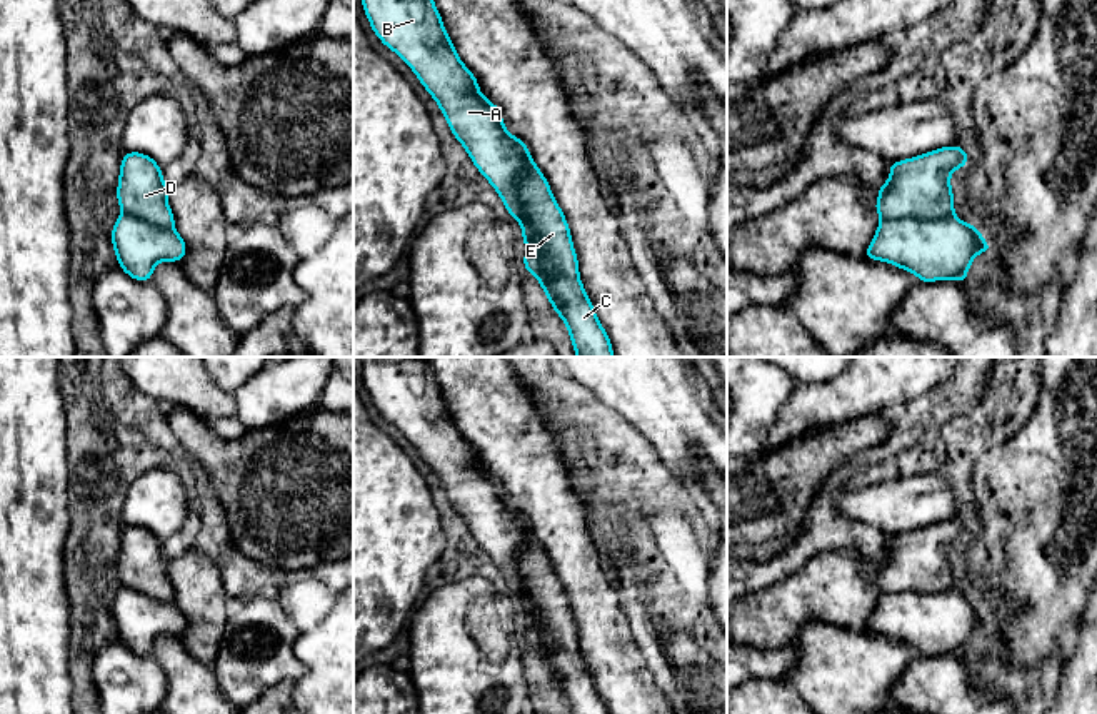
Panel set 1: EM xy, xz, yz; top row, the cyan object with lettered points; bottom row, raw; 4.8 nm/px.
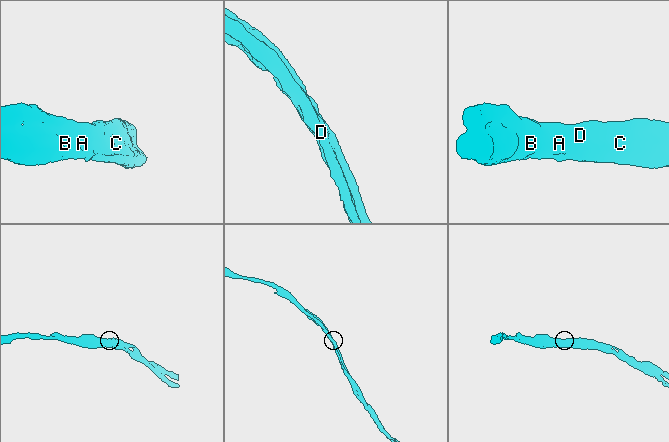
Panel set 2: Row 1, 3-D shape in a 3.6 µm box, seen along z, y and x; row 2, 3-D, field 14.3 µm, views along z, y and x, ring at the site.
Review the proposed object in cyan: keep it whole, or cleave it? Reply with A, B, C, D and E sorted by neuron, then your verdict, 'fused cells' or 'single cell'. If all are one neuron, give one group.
A B / C D E | fused cells

